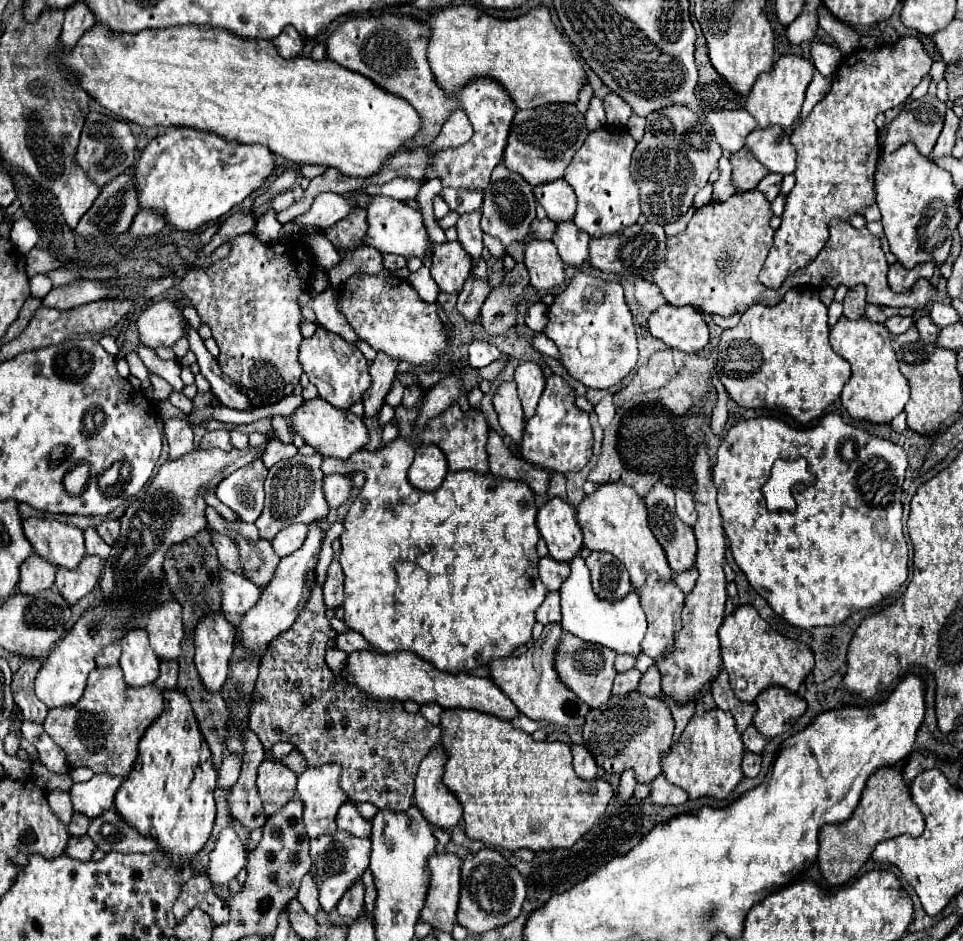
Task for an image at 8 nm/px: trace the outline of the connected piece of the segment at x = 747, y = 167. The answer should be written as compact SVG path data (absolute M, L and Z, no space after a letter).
M740 149L730 155L732 163L732 185L736 189L754 189L756 183L768 173L768 169L758 163L748 149Z

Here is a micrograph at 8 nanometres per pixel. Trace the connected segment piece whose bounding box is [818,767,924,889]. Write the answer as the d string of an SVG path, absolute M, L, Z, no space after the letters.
M878 769L866 783L862 799L852 813L852 817L844 823L824 825L818 833L818 869L826 887L838 887L848 883L860 867L866 863L870 853L880 841L898 837L898 835L914 835L918 837L924 831L924 819L916 805L910 799L910 787L902 781L902 773L896 769Z

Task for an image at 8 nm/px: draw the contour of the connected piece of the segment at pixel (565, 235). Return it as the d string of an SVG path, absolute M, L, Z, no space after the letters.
M558 223L558 229L556 229L556 235L552 241L558 247L558 253L566 265L580 267L580 265L588 263L590 237L586 233L582 233L574 223L562 223L562 225Z

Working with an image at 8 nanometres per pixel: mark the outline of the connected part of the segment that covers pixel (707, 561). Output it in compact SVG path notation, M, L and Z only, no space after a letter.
M700 447L696 453L694 475L696 475L696 495L694 497L696 497L696 511L698 511L698 521L694 525L694 535L698 541L696 569L700 577L692 593L686 595L686 603L682 611L682 631L676 637L676 649L662 661L656 661L656 667L662 673L664 695L672 695L678 701L686 701L688 697L698 697L702 687L710 683L722 669L718 629L724 621L724 603L726 603L726 577L722 571L726 537L722 529L722 517L716 505L716 489L712 485L710 459L704 447Z

